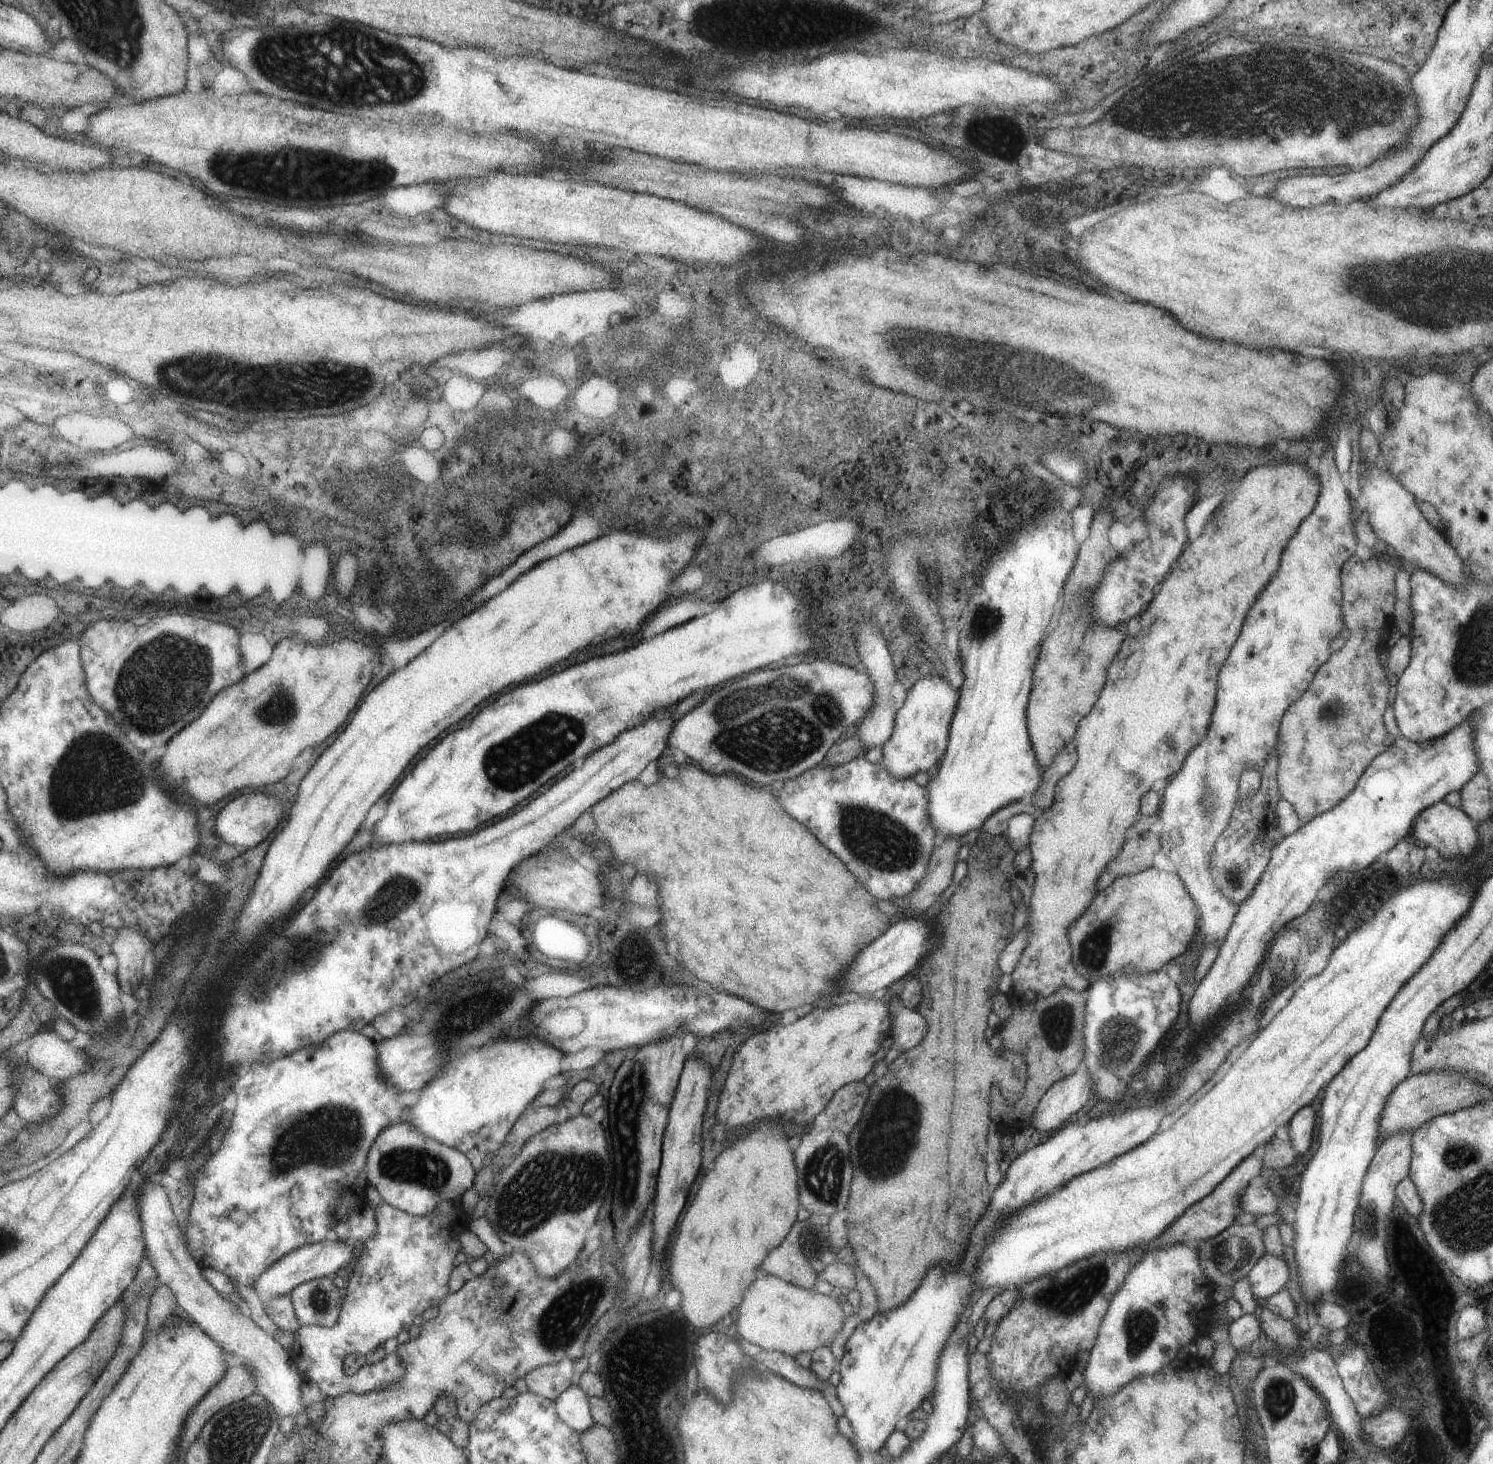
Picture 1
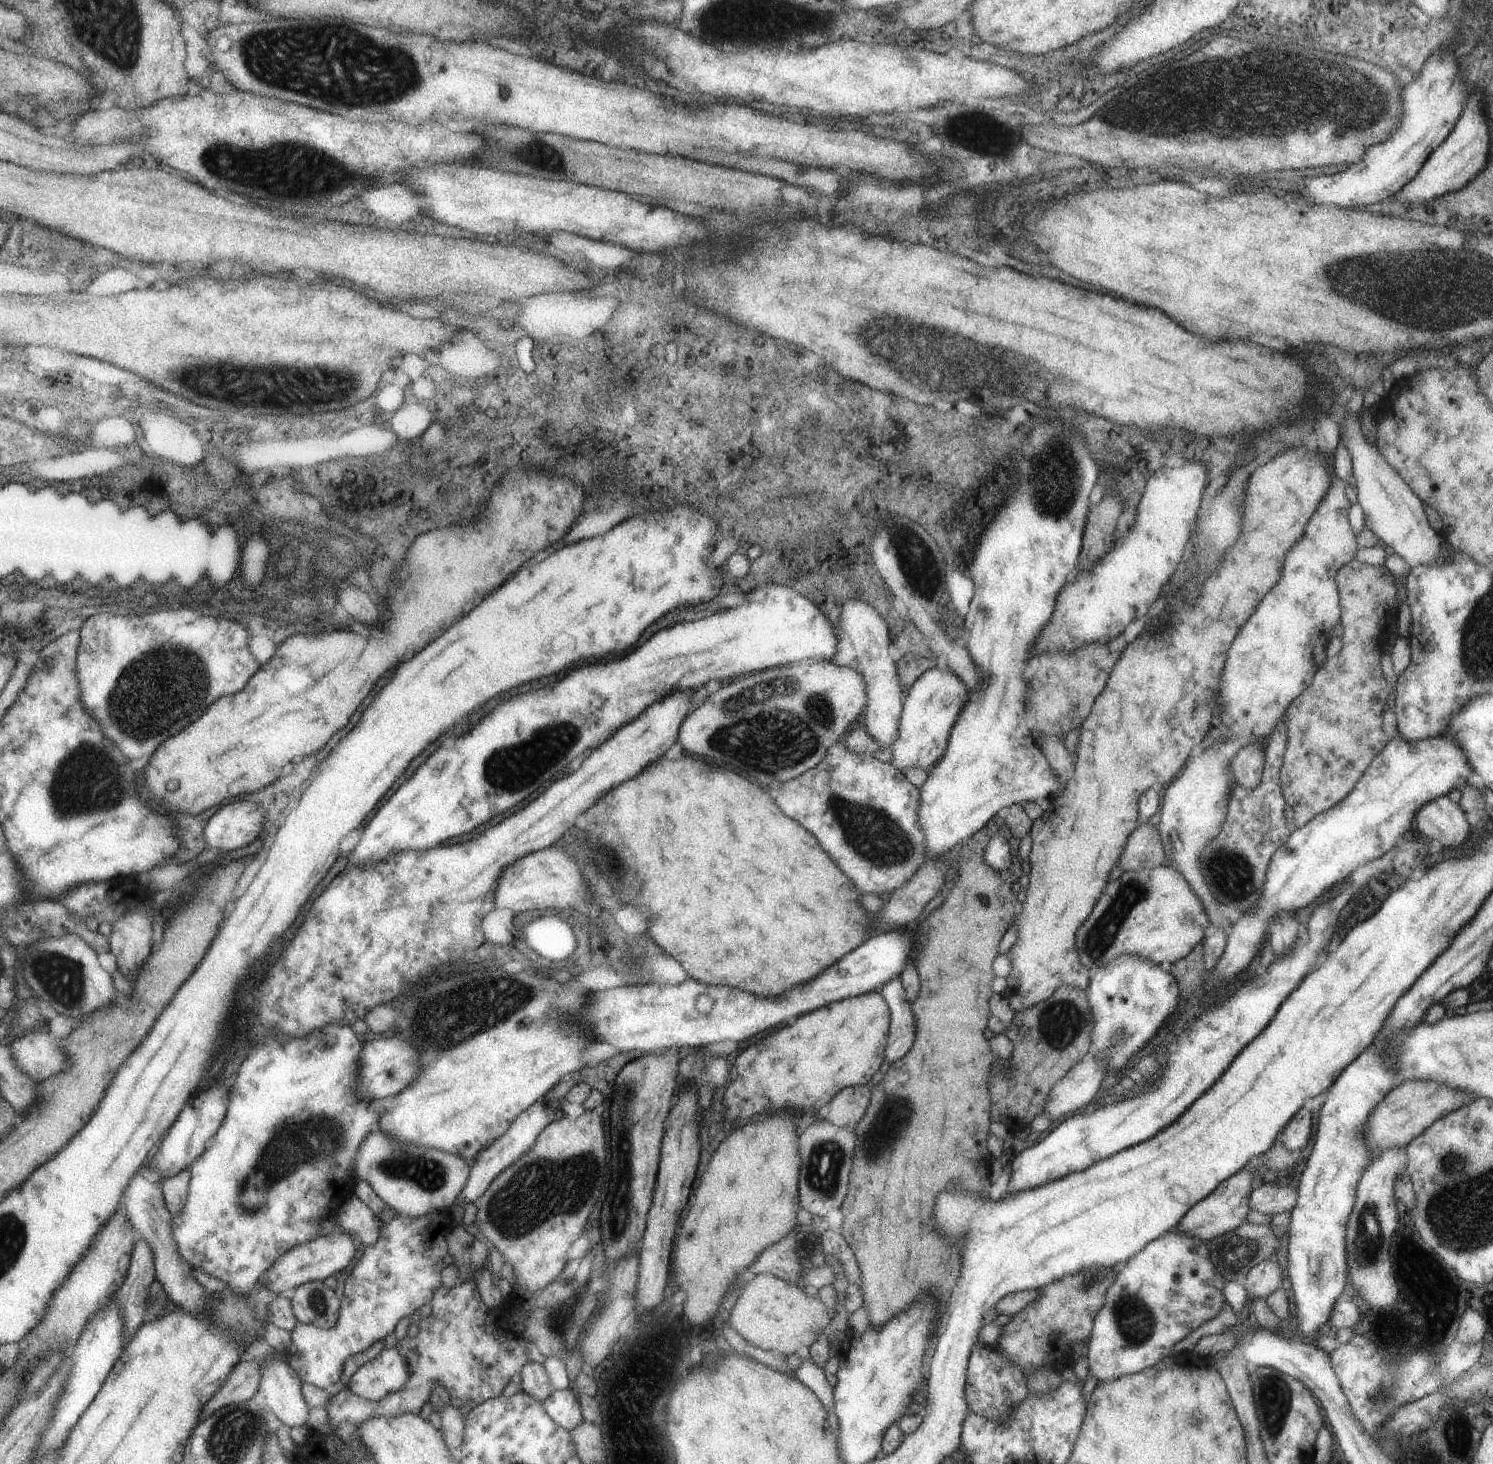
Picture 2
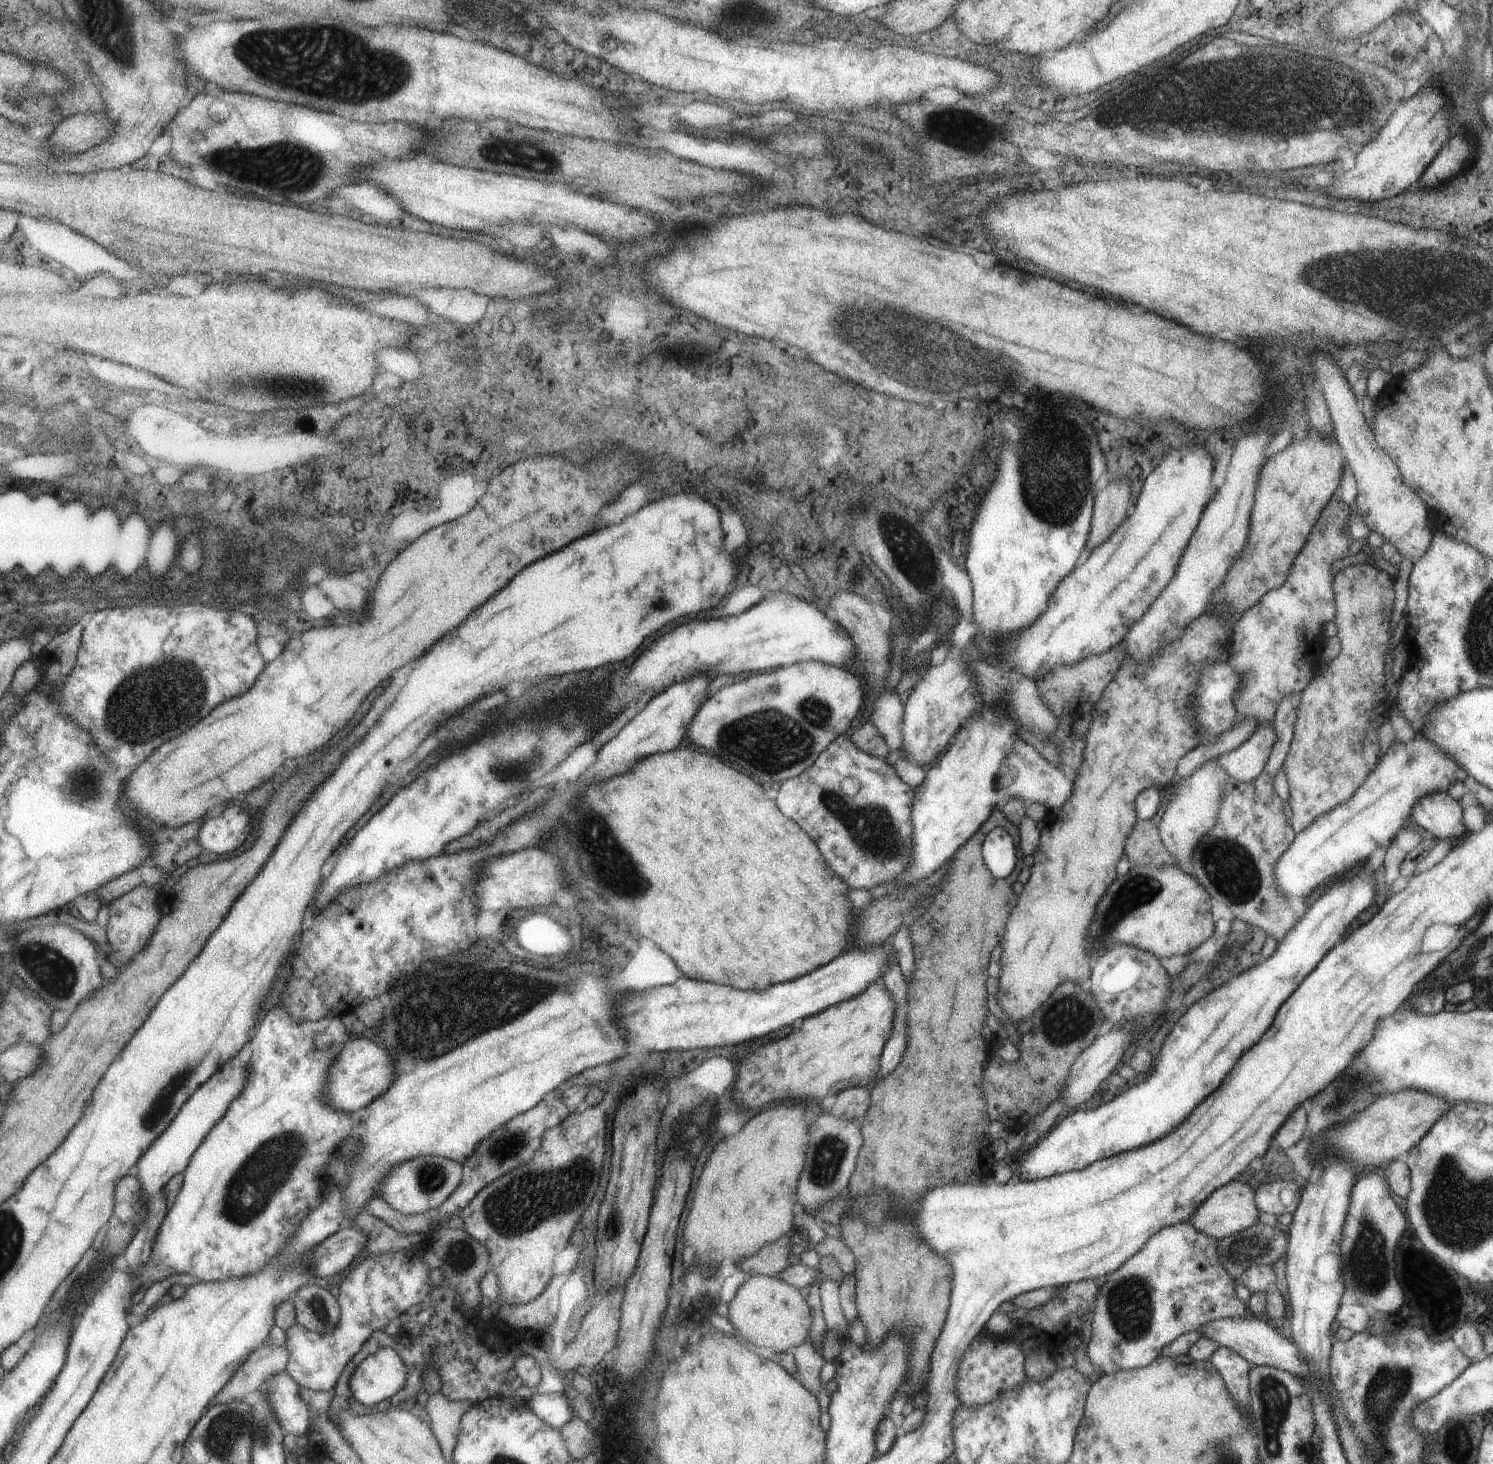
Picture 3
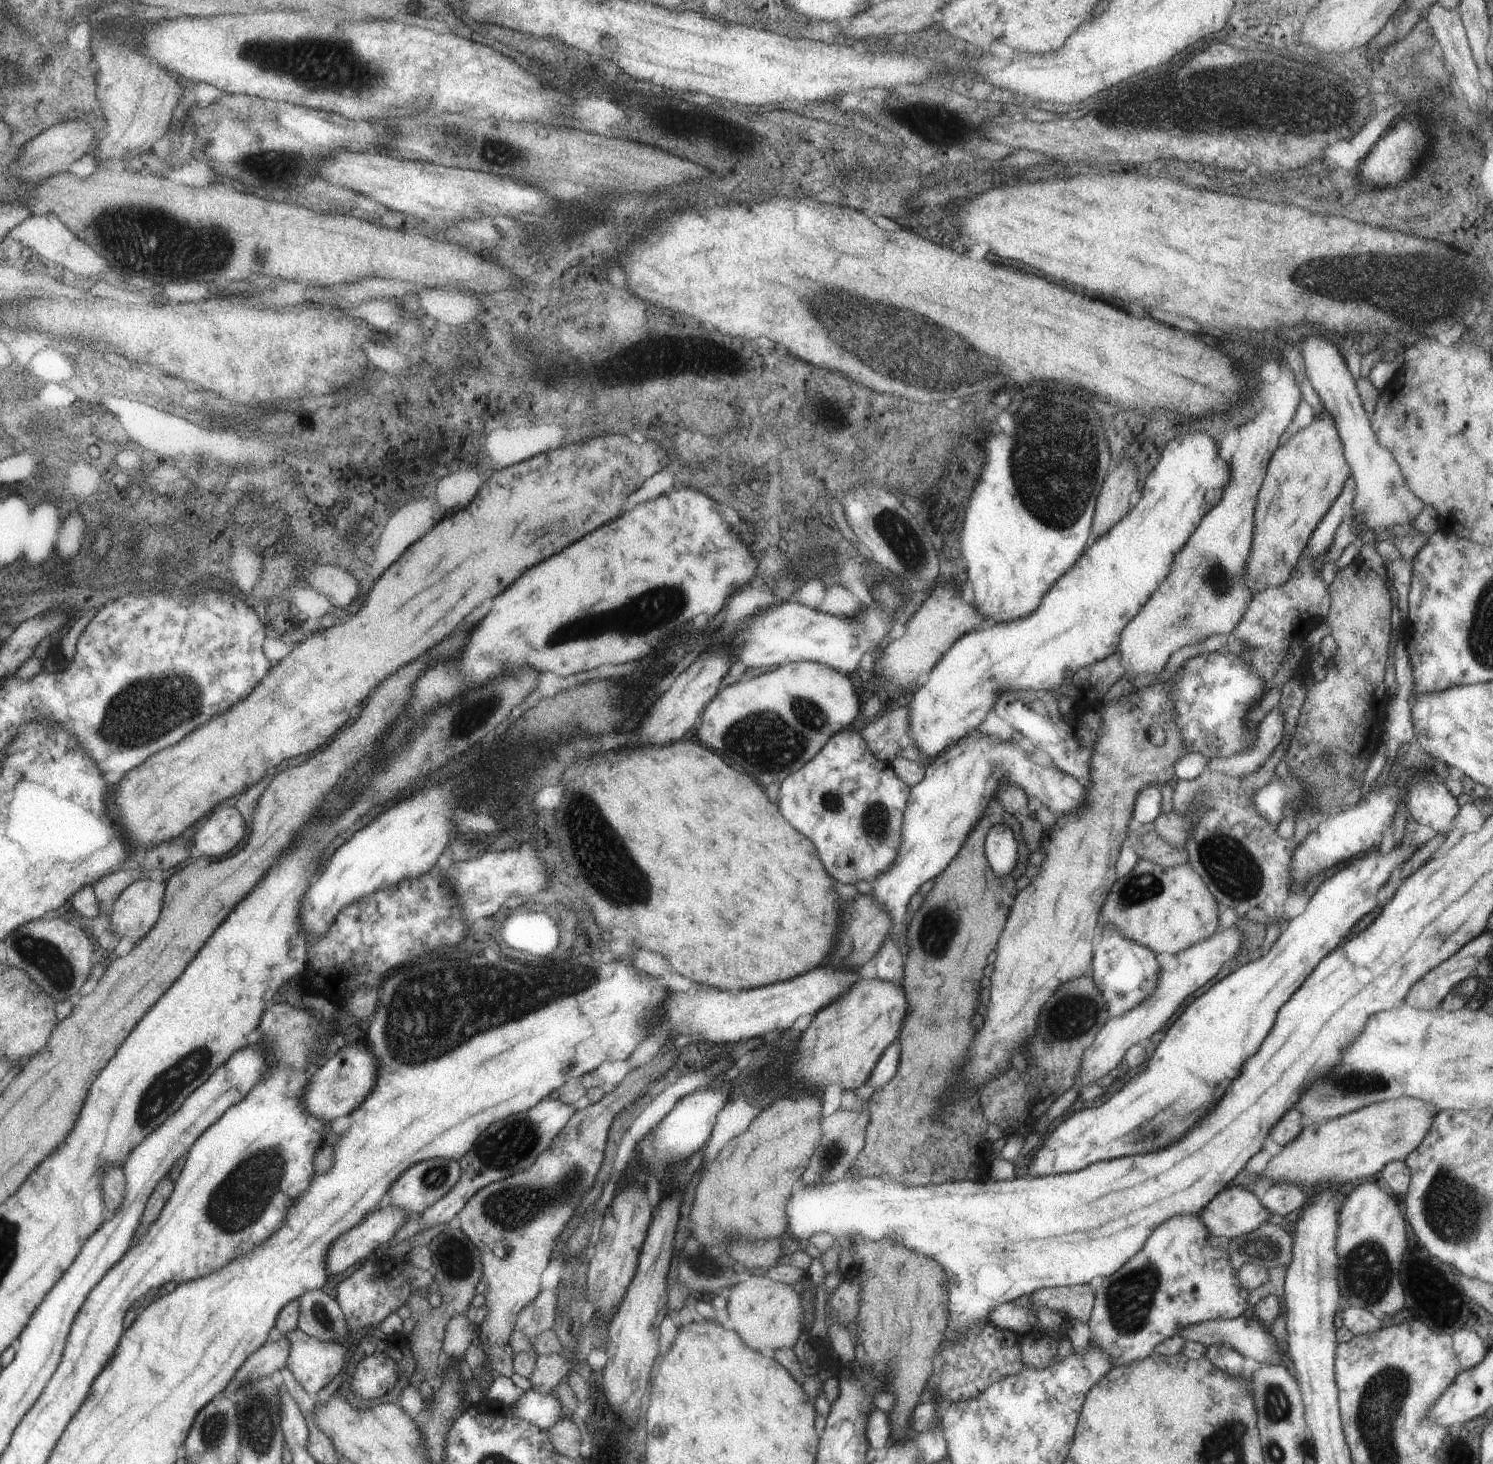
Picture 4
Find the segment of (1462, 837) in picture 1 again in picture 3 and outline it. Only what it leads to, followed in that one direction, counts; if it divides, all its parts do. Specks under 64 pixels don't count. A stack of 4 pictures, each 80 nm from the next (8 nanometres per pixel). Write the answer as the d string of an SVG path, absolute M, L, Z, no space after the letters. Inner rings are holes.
M1446 792L1420 797L1410 815L1413 817L1412 825L1423 828L1435 839L1455 839L1466 831L1460 804Z

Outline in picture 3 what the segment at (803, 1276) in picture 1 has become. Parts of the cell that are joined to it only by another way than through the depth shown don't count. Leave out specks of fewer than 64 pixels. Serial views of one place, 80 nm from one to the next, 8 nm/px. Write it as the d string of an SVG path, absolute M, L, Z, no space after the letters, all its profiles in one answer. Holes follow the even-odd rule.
M780 1236L775 1242L764 1244L752 1257L737 1261L743 1273L751 1275L767 1275L775 1277L789 1265L789 1237Z

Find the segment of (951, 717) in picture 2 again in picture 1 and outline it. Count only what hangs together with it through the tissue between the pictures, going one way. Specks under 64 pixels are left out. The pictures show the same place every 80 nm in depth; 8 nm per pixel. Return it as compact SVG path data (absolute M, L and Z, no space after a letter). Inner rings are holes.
M931 674L913 684L903 705L895 713L893 732L880 746L879 764L891 777L906 779L915 773L933 772L946 749L957 699L958 689L952 689L945 676L940 678Z

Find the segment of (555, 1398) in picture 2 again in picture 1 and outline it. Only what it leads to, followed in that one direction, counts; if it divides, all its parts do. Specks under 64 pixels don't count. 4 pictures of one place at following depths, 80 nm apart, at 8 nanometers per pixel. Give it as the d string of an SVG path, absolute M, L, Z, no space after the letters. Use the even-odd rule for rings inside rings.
M571 1385L554 1400L557 1416L569 1428L578 1433L585 1432L593 1426L593 1418L589 1414L589 1402L577 1385Z

